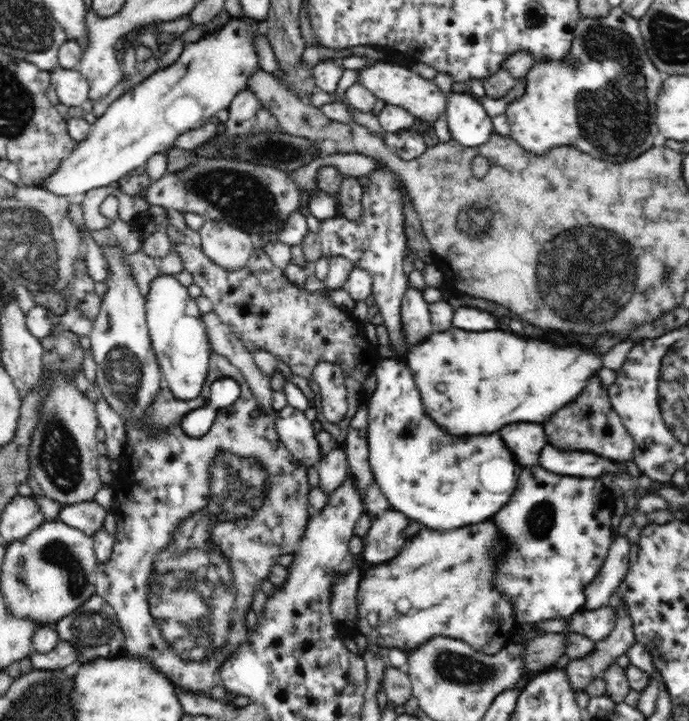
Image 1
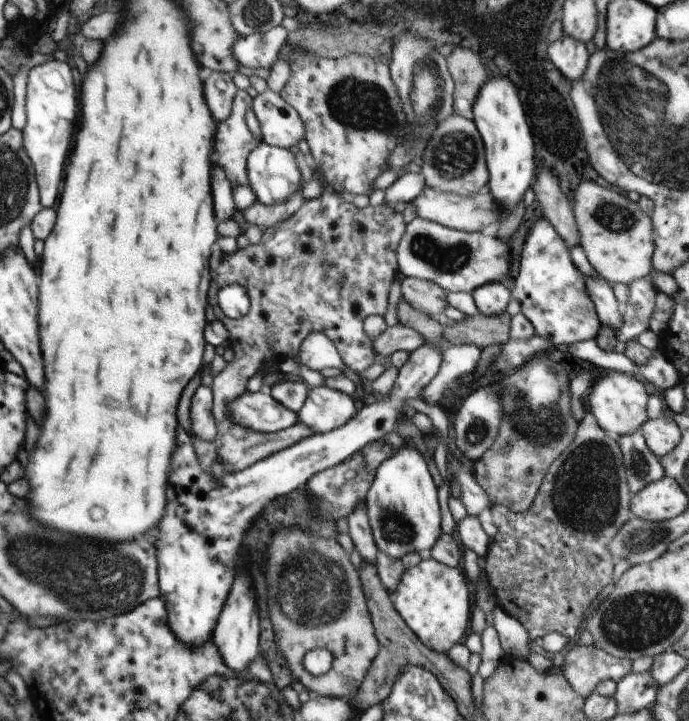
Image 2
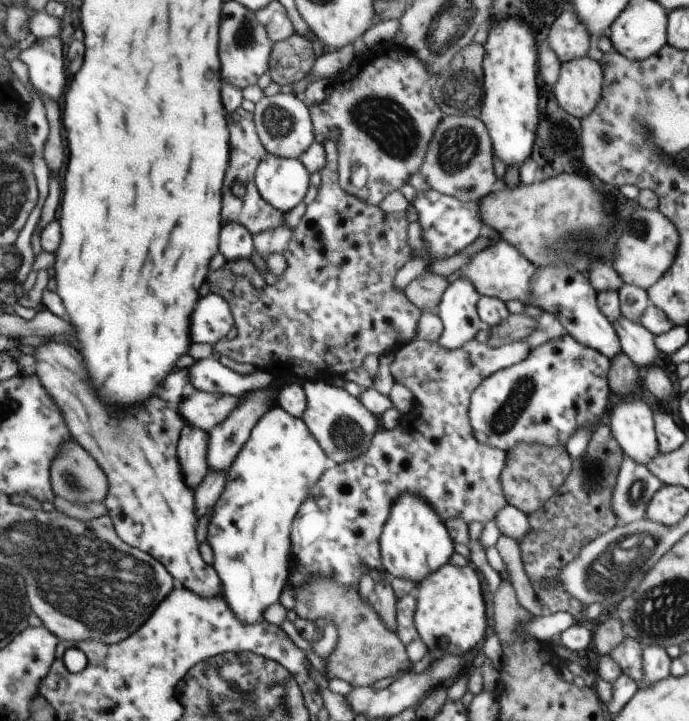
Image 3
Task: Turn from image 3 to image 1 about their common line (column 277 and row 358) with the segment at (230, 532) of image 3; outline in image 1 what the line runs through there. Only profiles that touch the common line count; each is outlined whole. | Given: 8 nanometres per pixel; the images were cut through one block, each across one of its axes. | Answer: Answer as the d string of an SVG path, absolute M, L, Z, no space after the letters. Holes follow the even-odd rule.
M454 326L444 332L433 331L428 339L410 347L406 362L422 395L425 414L431 422L458 437L490 434L514 423L544 424L558 410L578 399L580 392L603 368L602 356L584 346L554 346L504 330L470 332Z

